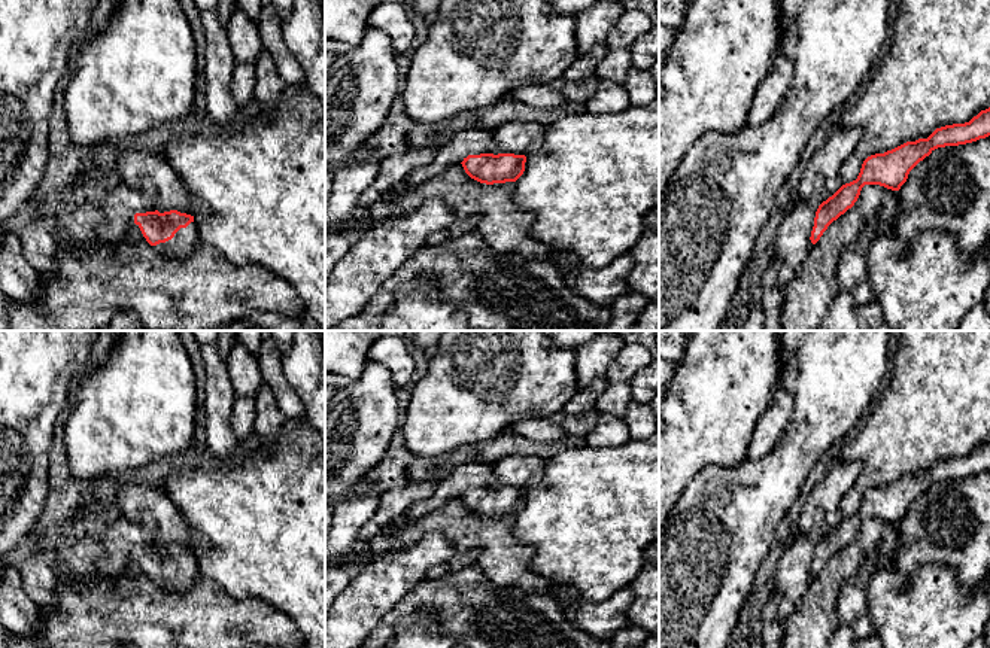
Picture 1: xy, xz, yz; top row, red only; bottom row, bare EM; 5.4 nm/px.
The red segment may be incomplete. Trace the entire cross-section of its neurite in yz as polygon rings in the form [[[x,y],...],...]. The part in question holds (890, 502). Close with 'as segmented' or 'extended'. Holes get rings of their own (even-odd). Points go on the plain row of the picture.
[[[990,441],[981,444],[969,456],[936,462],[927,472],[907,475],[884,487],[868,490],[857,512],[842,518],[819,539],[810,571],[811,576],[816,578],[827,560],[854,539],[865,518],[880,518],[899,524],[909,505],[935,483],[966,478],[989,469]]] | as segmented

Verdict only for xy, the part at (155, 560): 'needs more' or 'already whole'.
needs more

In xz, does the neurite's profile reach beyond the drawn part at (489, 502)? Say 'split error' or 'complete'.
complete

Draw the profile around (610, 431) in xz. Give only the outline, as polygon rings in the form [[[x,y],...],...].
[[[598,413],[596,428],[584,436],[583,444],[599,448],[614,448],[629,441],[629,428],[623,417]]]

